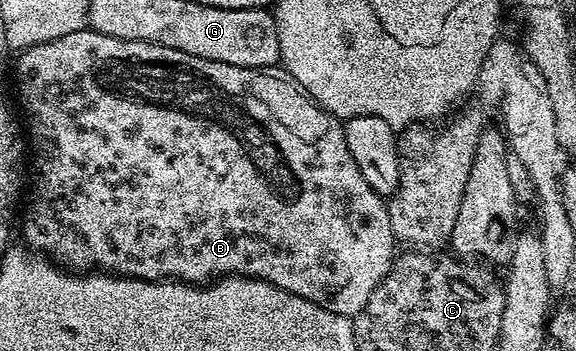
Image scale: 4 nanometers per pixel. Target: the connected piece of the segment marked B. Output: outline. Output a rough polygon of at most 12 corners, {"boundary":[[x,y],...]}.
{"boundary":[[24,48],[24,246],[358,315],[388,202],[290,71]]}

